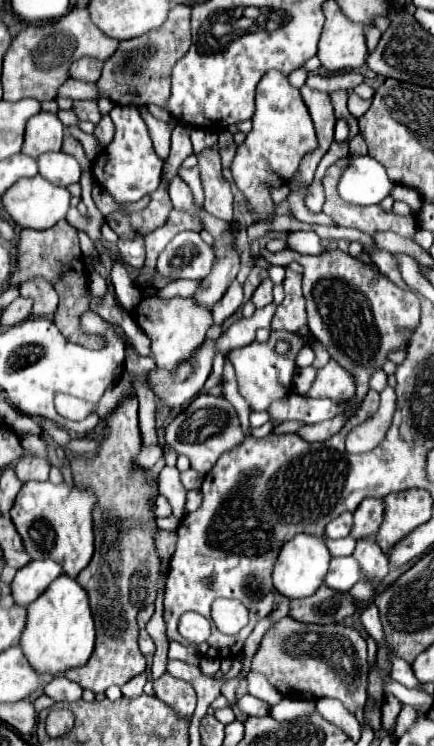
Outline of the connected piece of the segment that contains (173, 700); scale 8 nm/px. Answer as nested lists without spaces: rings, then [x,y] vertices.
[[[162,674],[158,680],[154,680],[154,690],[156,690],[156,696],[168,706],[172,706],[178,714],[192,716],[196,708],[196,692],[192,684],[178,680],[170,674]]]

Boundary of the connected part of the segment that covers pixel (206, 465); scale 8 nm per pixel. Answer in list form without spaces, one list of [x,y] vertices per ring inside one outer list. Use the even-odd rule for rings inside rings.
[[[198,396],[184,412],[180,412],[170,426],[166,428],[166,450],[174,450],[176,454],[184,454],[190,458],[190,466],[200,472],[206,474],[212,470],[212,466],[216,464],[216,460],[234,450],[236,446],[240,446],[244,440],[248,438],[248,432],[242,430],[240,418],[234,410],[234,406],[224,400],[222,396]]]

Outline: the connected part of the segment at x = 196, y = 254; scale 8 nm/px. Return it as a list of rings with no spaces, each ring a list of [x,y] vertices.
[[[180,232],[168,246],[166,250],[160,254],[158,258],[158,274],[166,280],[180,280],[180,278],[188,278],[188,280],[204,280],[216,262],[216,252],[214,246],[206,244],[200,234],[196,232]]]

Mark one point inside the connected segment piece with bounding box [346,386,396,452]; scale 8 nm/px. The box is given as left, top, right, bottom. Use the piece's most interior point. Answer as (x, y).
(366, 436)

